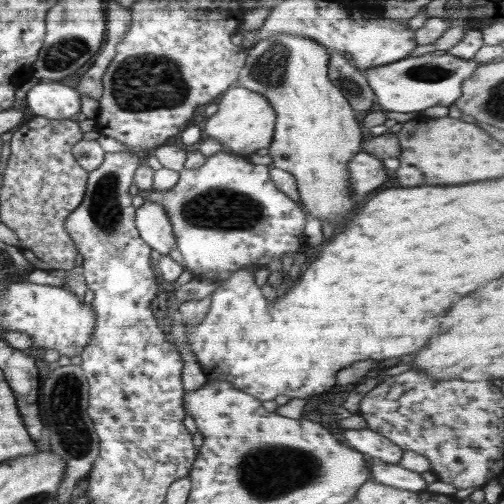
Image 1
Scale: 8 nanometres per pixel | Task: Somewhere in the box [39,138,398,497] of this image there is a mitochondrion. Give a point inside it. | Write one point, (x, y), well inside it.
(215, 208)

